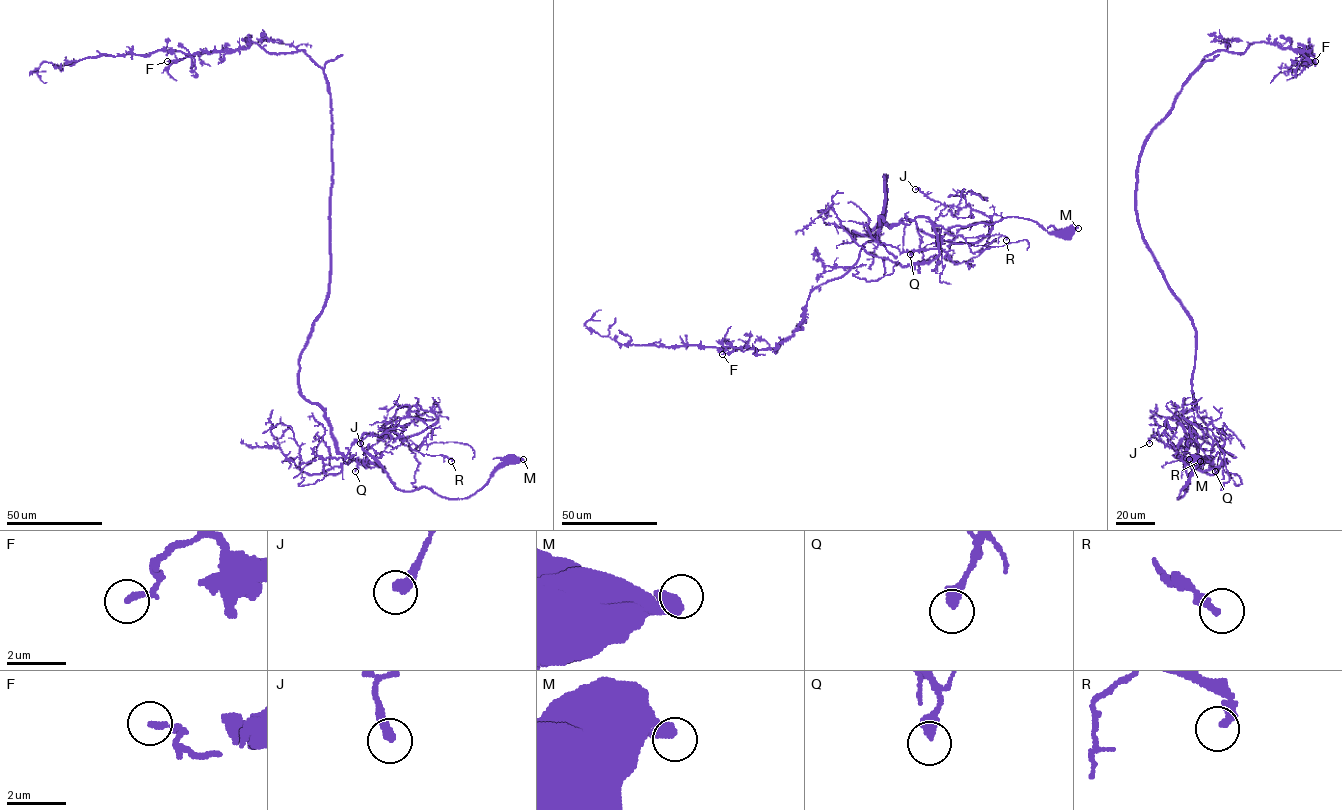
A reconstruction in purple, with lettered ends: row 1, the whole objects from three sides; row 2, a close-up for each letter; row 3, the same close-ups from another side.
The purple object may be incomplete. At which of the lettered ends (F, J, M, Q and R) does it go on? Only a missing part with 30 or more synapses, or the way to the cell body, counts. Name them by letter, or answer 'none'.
none

